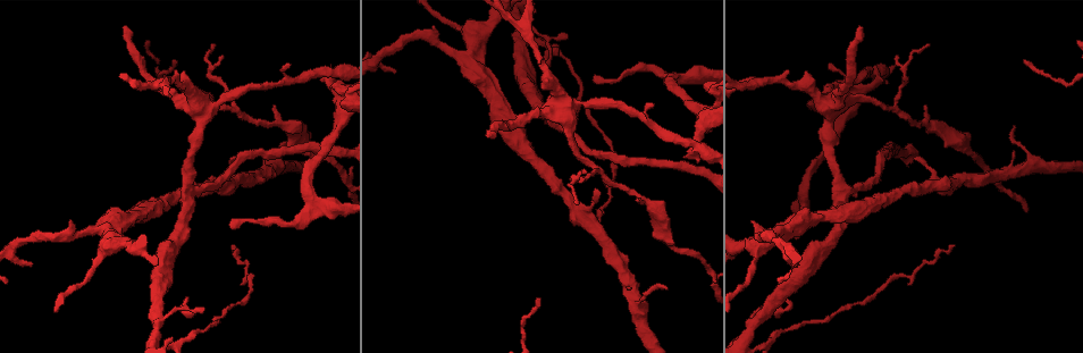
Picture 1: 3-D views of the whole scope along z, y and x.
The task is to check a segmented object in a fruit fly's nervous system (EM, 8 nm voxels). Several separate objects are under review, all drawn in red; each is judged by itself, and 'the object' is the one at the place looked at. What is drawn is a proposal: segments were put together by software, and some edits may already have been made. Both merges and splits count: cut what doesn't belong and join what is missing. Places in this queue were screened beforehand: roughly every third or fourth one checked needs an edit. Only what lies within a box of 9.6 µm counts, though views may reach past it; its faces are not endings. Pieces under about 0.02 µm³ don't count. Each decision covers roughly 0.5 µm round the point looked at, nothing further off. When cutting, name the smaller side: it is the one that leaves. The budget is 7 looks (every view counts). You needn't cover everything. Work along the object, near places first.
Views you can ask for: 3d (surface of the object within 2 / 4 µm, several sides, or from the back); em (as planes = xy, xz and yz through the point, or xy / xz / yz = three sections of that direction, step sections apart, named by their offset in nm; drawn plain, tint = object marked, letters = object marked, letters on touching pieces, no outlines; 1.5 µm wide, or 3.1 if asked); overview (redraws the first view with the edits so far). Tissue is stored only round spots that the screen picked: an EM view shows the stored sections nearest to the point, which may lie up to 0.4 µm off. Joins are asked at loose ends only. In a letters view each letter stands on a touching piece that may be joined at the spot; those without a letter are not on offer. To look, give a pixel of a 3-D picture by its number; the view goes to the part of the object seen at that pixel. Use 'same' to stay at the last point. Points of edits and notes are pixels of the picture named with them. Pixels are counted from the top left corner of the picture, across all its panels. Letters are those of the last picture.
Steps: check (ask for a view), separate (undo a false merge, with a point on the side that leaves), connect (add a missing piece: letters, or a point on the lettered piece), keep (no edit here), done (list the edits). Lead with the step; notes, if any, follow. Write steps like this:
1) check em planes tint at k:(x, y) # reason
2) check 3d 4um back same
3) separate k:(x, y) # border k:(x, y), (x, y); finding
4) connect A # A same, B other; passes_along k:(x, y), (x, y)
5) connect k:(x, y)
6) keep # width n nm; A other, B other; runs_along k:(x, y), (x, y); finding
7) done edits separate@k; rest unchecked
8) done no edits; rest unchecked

check em planes letters at 1:(797, 266) # an open end

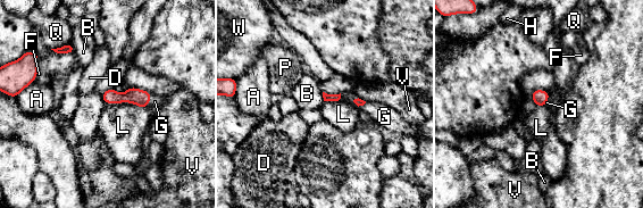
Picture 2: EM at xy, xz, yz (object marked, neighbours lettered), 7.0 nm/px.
connect G # A other, B other, D other, F other, G same, H other, L other, P other, Q other, V other, W other; passes_along 2:(138, 97), (148, 101), (155, 101); it goes on there

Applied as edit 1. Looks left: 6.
check 3d 4um at 1:(569, 135) # thick turns thin

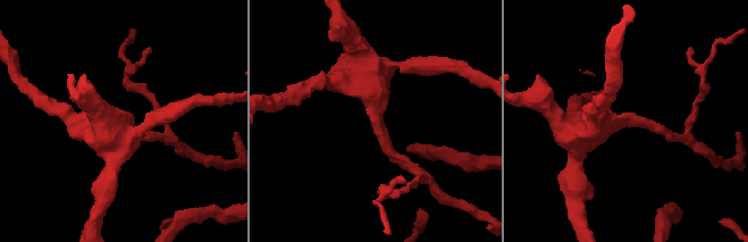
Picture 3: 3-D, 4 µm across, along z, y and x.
check em planes letters at 3:(625, 122)

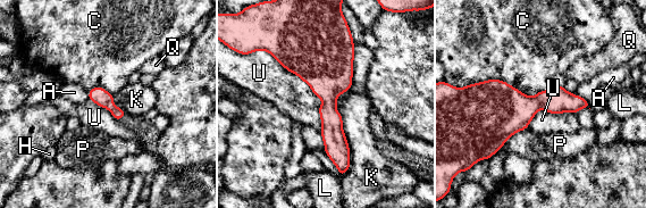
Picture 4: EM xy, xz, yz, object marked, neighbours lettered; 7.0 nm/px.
keep # longest_contact U 650 nm; A other, C other, H other, K other, L other, P other, Q other, U other; border 4:(269, 52), (321, 100), (320, 131); all the same neuron

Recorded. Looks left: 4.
check 3d 2um back at 1:(311, 201) # three arms meet

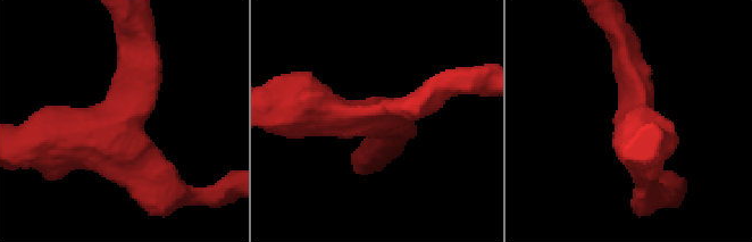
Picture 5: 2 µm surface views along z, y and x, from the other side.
check em planes tint at 5:(378, 120) # arms 3; arm_widths 200, 220, 400 nm; need the tissue

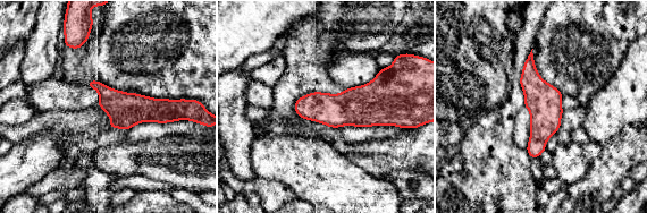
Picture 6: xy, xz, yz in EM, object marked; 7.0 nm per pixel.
check em planes letters same

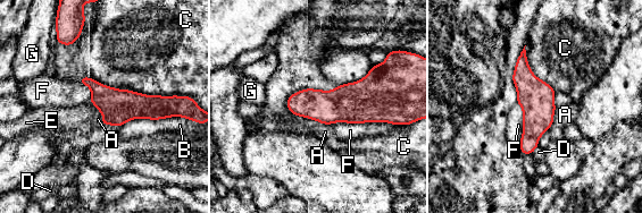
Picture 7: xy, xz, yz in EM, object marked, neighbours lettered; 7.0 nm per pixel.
keep # width 220 nm; A other, B other, C other, D other, E other, F other, G other; border 7:(391, 122), (332, 122), (330, 125); one neuron here

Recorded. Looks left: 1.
done edits connect@2; rest unchecked

